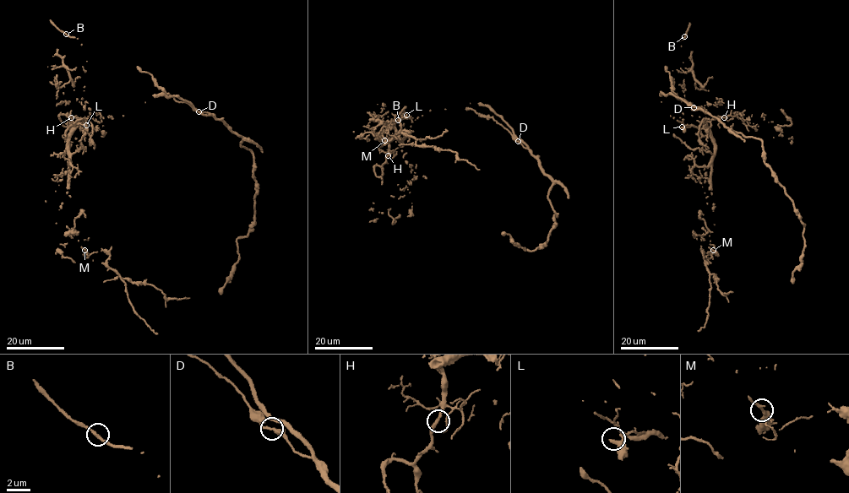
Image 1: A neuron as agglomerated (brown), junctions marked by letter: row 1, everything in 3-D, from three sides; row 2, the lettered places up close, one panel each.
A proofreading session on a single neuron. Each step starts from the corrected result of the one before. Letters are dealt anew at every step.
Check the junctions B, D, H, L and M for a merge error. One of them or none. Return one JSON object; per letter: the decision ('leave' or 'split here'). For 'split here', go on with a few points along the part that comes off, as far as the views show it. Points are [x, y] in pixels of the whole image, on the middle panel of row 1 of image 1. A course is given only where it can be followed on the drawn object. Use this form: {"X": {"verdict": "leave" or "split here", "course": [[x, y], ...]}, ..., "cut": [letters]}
{"B": {"verdict": "leave"}, "D": {"verdict": "leave"}, "H": {"verdict": "leave"}, "L": {"verdict": "leave"}, "M": {"verdict": "leave"}, "cut": []}

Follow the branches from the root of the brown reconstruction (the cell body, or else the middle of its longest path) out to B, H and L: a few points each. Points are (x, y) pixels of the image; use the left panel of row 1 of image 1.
B: (122, 116), (95, 113), (76, 121), (65, 134), (72, 126), (57, 88), (69, 76), (57, 51), (66, 34)
H: (122, 116), (100, 116), (95, 113), (76, 121), (66, 134), (69, 134), (72, 128), (71, 117)
L: (122, 116), (100, 116), (95, 113), (74, 124), (86, 125)

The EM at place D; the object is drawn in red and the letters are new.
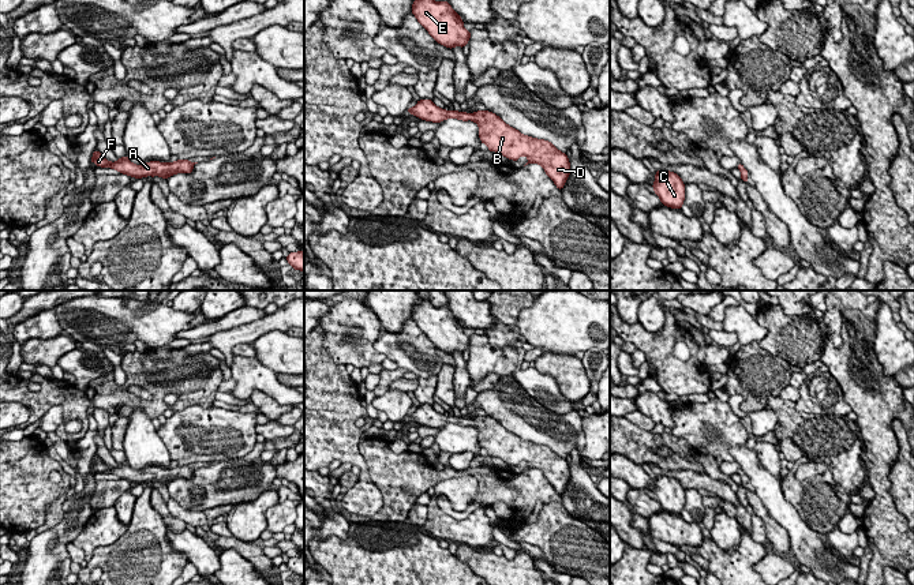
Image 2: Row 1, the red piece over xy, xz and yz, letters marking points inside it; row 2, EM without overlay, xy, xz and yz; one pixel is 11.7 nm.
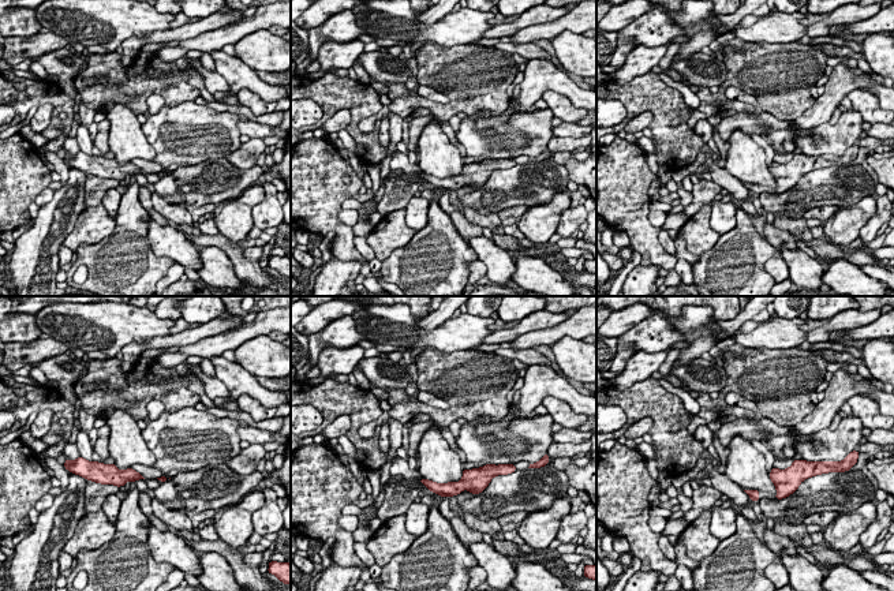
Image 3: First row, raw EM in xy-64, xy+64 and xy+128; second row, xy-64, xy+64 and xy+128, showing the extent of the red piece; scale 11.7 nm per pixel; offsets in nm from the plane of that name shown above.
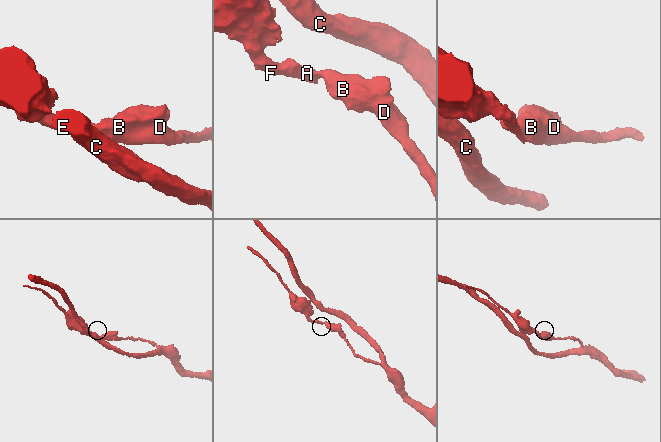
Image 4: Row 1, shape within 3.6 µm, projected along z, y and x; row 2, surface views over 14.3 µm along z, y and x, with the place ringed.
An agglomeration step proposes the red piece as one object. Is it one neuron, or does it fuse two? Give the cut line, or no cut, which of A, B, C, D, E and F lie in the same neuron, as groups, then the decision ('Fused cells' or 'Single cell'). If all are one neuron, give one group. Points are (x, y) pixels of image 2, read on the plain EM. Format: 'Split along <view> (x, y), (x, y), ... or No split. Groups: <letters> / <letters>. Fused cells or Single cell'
No split. Groups: A B C D E F. Single cell

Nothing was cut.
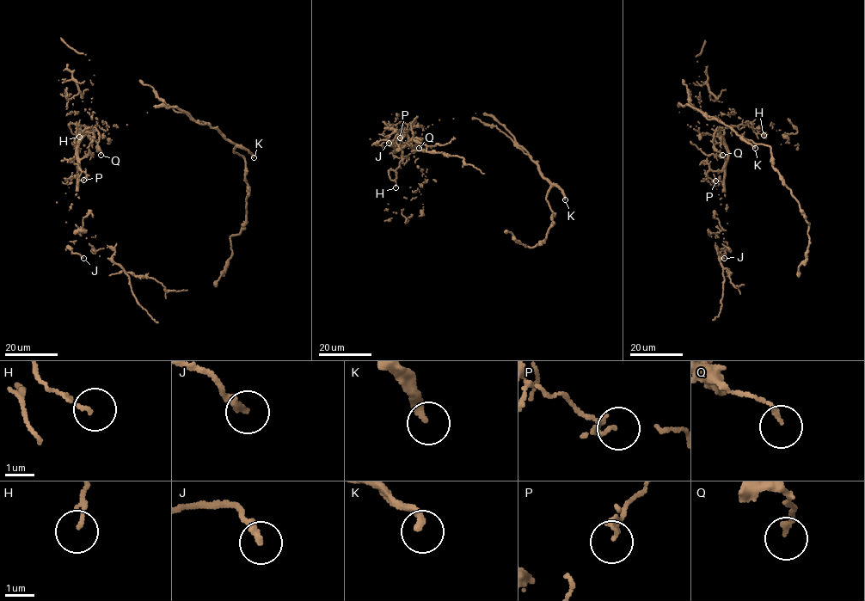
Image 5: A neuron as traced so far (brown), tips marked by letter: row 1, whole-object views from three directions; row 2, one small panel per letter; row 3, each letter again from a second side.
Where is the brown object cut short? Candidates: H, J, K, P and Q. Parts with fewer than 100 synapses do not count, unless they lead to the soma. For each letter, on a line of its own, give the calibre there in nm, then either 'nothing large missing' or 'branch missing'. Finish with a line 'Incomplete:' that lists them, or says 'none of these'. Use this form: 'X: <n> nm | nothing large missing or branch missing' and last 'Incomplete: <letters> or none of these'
H: 110 nm | nothing large missing
J: 220 nm | nothing large missing
K: 260 nm | branch missing
P: 120 nm | nothing large missing
Q: 150 nm | nothing large missing
Incomplete: K

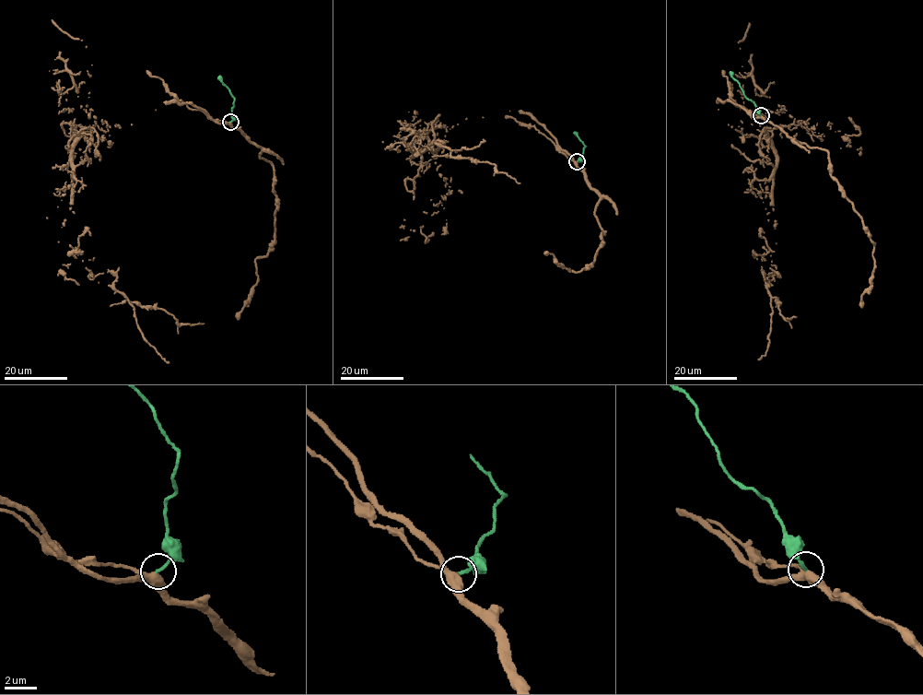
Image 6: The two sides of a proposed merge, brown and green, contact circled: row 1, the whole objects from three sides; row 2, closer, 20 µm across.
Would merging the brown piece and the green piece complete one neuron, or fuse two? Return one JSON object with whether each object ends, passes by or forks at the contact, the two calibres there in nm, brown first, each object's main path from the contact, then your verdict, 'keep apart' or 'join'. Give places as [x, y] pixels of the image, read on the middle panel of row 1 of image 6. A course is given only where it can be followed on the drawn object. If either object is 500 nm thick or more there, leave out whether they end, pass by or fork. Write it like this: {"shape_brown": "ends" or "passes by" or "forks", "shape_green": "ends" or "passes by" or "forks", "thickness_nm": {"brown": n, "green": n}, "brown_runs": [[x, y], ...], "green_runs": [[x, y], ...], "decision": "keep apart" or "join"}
{"shape_brown": "forks", "shape_green": "ends", "thickness_nm": {"brown": 380, "green": 200}, "brown_runs": [[577, 161], [519, 111], [429, 123], [414, 156], [406, 149], [414, 136], [417, 148], [440, 140], [520, 183]], "green_runs": [[577, 161], [585, 146], [575, 132]], "decision": "join"}

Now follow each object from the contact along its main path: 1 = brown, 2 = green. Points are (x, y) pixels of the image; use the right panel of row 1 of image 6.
1: (761, 116), (717, 101), (776, 157), (759, 234), (773, 270), (761, 272), (796, 316)
2: (761, 115), (730, 71)

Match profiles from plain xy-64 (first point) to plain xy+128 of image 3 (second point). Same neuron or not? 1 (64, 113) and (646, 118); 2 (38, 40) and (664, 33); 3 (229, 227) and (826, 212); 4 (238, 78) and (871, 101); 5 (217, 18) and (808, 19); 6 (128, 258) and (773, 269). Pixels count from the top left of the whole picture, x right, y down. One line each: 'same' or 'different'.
1: different
2: different
3: different
4: different
5: different
6: different

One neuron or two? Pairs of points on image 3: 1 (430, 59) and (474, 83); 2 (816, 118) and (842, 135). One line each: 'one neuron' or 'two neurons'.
1: one neuron
2: two neurons

